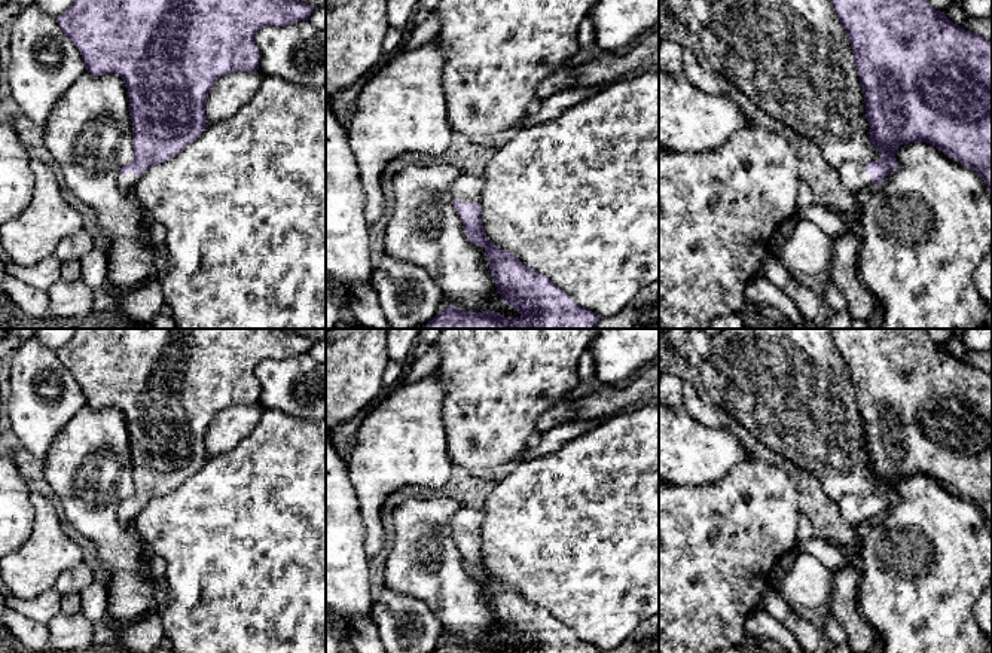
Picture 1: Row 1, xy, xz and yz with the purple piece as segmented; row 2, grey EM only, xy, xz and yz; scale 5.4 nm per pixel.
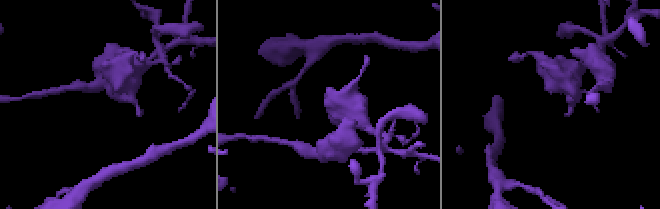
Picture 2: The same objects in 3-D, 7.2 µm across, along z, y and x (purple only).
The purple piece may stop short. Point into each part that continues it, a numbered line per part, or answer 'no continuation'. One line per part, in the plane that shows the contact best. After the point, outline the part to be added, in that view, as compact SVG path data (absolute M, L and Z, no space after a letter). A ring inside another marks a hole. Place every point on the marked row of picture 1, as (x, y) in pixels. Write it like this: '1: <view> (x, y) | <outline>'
1: xz (467, 188) | M463 174L458 177L449 187L449 198L451 201L460 201L463 204L468 202L479 202L480 204L480 193L482 193L482 177L474 177L470 174Z

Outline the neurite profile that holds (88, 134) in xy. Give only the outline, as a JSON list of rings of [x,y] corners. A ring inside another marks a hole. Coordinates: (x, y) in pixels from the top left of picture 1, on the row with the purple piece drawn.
[[[85,71],[55,104],[43,138],[64,174],[64,184],[94,210],[98,231],[107,234],[107,283],[125,290],[155,277],[149,217],[134,195],[123,195],[117,186],[119,170],[134,161],[129,98],[123,79],[116,73],[94,76]]]

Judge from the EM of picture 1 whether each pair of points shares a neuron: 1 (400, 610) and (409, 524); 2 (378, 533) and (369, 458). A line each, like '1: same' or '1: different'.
1: different
2: same

